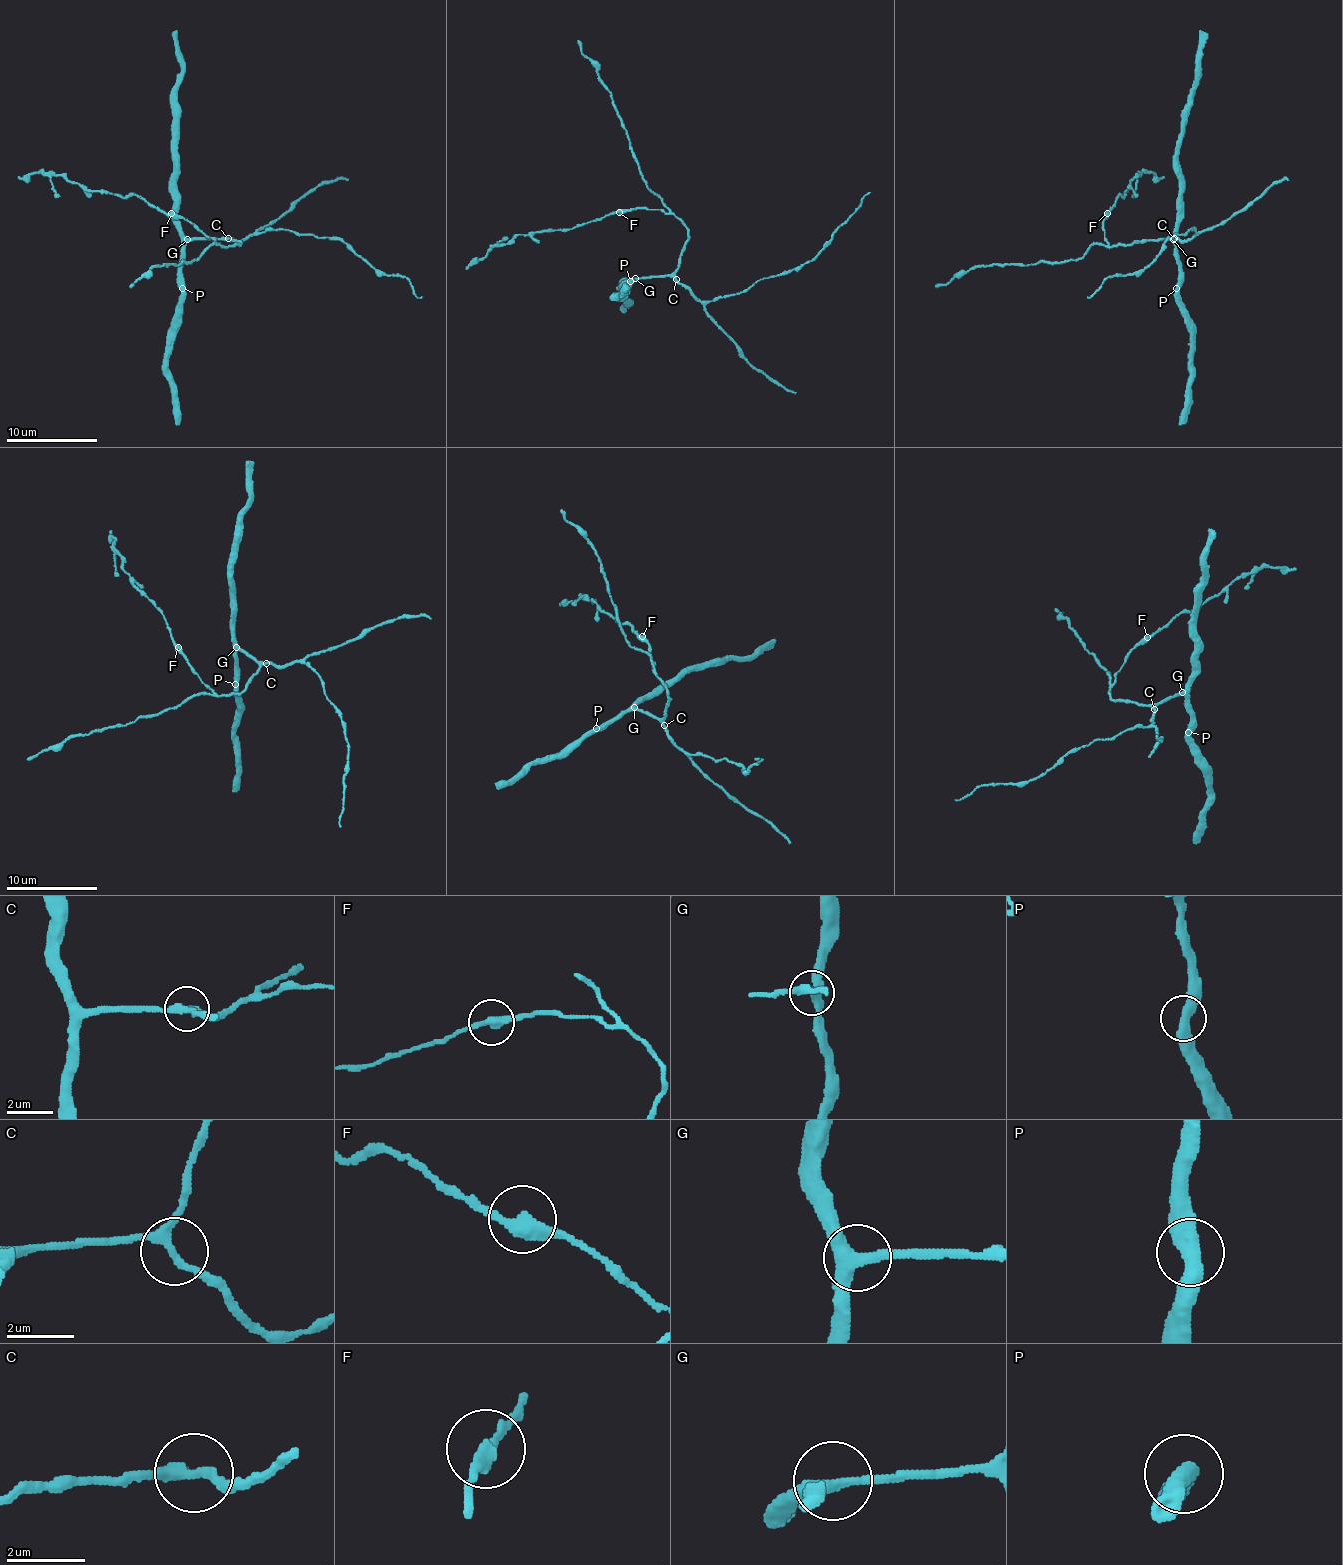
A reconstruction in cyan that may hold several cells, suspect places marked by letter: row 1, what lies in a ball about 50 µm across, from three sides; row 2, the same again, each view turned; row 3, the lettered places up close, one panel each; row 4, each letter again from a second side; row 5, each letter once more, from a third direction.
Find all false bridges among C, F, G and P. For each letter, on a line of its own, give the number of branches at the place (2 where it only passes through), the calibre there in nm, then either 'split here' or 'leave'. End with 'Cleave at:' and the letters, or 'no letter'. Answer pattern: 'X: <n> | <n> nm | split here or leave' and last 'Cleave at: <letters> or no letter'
C: 3 | 240 nm | leave
F: 2 | 360 nm | leave
G: 3 | 340 nm | leave
P: 2 | 480 nm | leave
Cleave at: no letter

